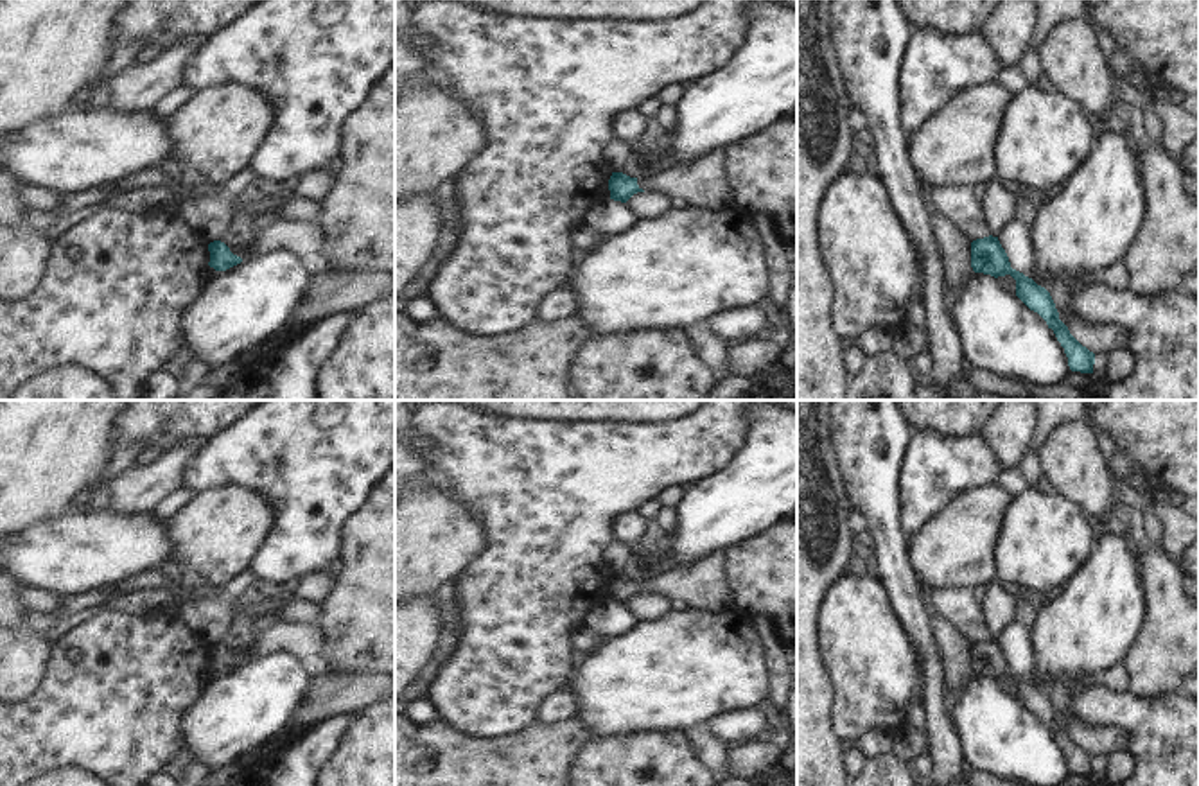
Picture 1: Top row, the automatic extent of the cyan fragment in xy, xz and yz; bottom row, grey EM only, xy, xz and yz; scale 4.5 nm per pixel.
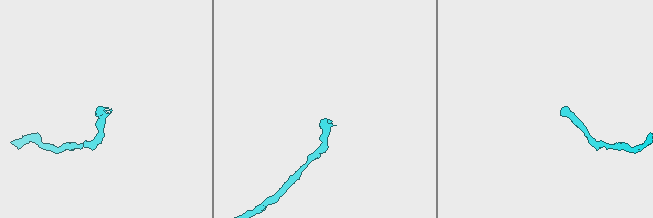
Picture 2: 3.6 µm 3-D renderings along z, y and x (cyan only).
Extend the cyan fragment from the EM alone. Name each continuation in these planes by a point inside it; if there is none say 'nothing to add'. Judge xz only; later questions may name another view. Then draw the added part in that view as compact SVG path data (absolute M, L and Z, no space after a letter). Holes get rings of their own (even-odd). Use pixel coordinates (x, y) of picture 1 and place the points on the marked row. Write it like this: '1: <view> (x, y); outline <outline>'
1: xz (700, 183); outline M723 149L696 158L691 163L673 165L657 174L637 178L643 190L671 197L691 208L722 208L732 203L732 192L723 174Z

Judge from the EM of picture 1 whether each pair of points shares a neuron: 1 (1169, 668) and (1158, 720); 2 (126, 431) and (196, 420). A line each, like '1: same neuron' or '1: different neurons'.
1: different neurons
2: same neuron

